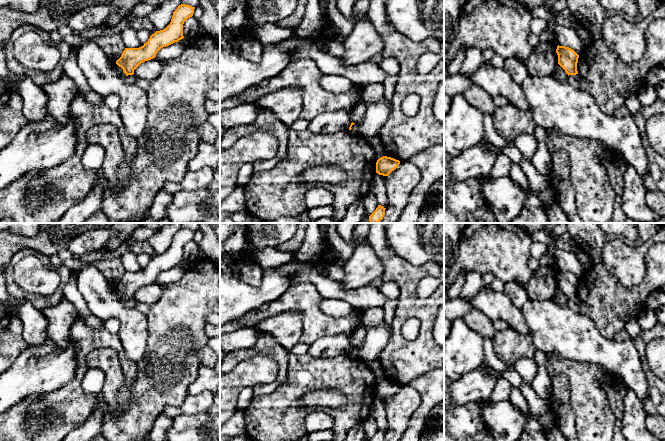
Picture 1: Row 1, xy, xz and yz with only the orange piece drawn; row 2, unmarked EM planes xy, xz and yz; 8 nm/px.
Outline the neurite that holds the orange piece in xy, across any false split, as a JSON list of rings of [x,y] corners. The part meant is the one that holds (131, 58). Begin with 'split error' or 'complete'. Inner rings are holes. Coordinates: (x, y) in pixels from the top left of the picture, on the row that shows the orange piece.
complete; [[[179,5],[173,12],[170,24],[165,29],[156,31],[139,48],[125,48],[116,64],[123,69],[126,76],[133,75],[134,70],[141,63],[155,58],[161,48],[183,39],[183,24],[193,16],[194,9],[195,7],[190,5]]]

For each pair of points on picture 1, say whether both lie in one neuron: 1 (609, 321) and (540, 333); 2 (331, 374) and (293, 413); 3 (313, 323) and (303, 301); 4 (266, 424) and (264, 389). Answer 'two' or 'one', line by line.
1: two
2: one
3: one
4: two

